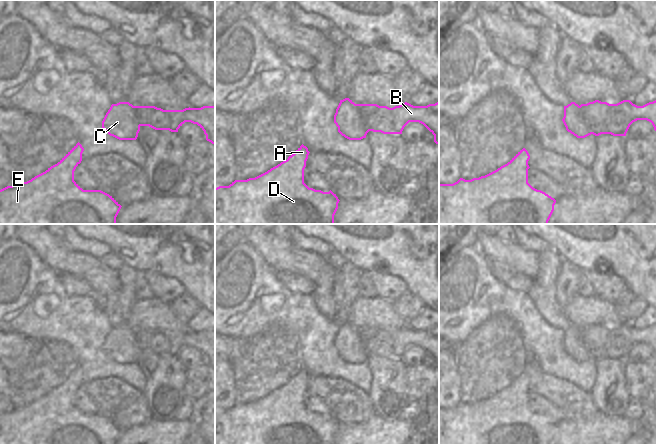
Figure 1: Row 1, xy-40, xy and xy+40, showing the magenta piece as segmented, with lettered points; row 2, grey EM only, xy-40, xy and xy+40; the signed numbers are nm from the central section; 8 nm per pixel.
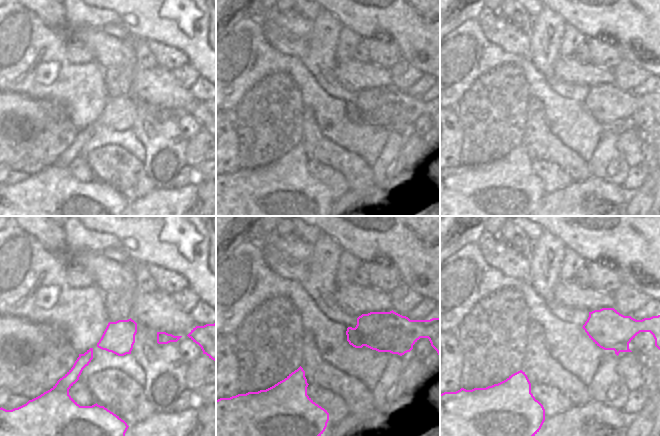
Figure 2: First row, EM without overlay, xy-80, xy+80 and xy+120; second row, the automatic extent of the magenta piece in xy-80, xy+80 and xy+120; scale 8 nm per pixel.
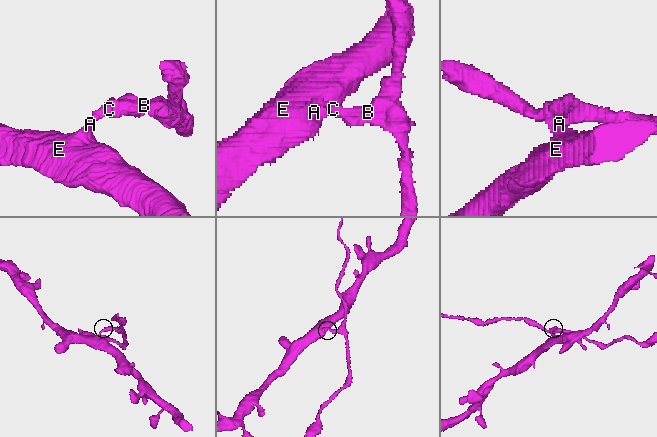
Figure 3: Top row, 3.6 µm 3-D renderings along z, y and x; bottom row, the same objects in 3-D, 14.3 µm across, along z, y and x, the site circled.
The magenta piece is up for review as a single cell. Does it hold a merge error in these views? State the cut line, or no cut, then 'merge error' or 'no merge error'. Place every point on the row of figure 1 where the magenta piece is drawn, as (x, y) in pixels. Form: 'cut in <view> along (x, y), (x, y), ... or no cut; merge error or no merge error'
cut in xy along (357, 104), (359, 116), (368, 131); merge error

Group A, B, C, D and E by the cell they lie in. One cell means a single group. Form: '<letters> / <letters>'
A C D E / B

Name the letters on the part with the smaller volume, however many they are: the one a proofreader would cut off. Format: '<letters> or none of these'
B

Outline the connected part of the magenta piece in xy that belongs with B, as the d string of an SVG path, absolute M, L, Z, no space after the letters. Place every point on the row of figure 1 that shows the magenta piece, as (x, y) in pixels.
M405 102L393 108L358 104L358 109L368 132L402 134L409 122L419 122L434 135L434 142L439 145L439 102L427 106L413 106Z

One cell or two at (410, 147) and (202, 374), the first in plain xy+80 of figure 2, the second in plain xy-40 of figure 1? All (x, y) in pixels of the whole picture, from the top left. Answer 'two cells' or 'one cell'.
one cell

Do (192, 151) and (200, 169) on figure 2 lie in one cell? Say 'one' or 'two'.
two

